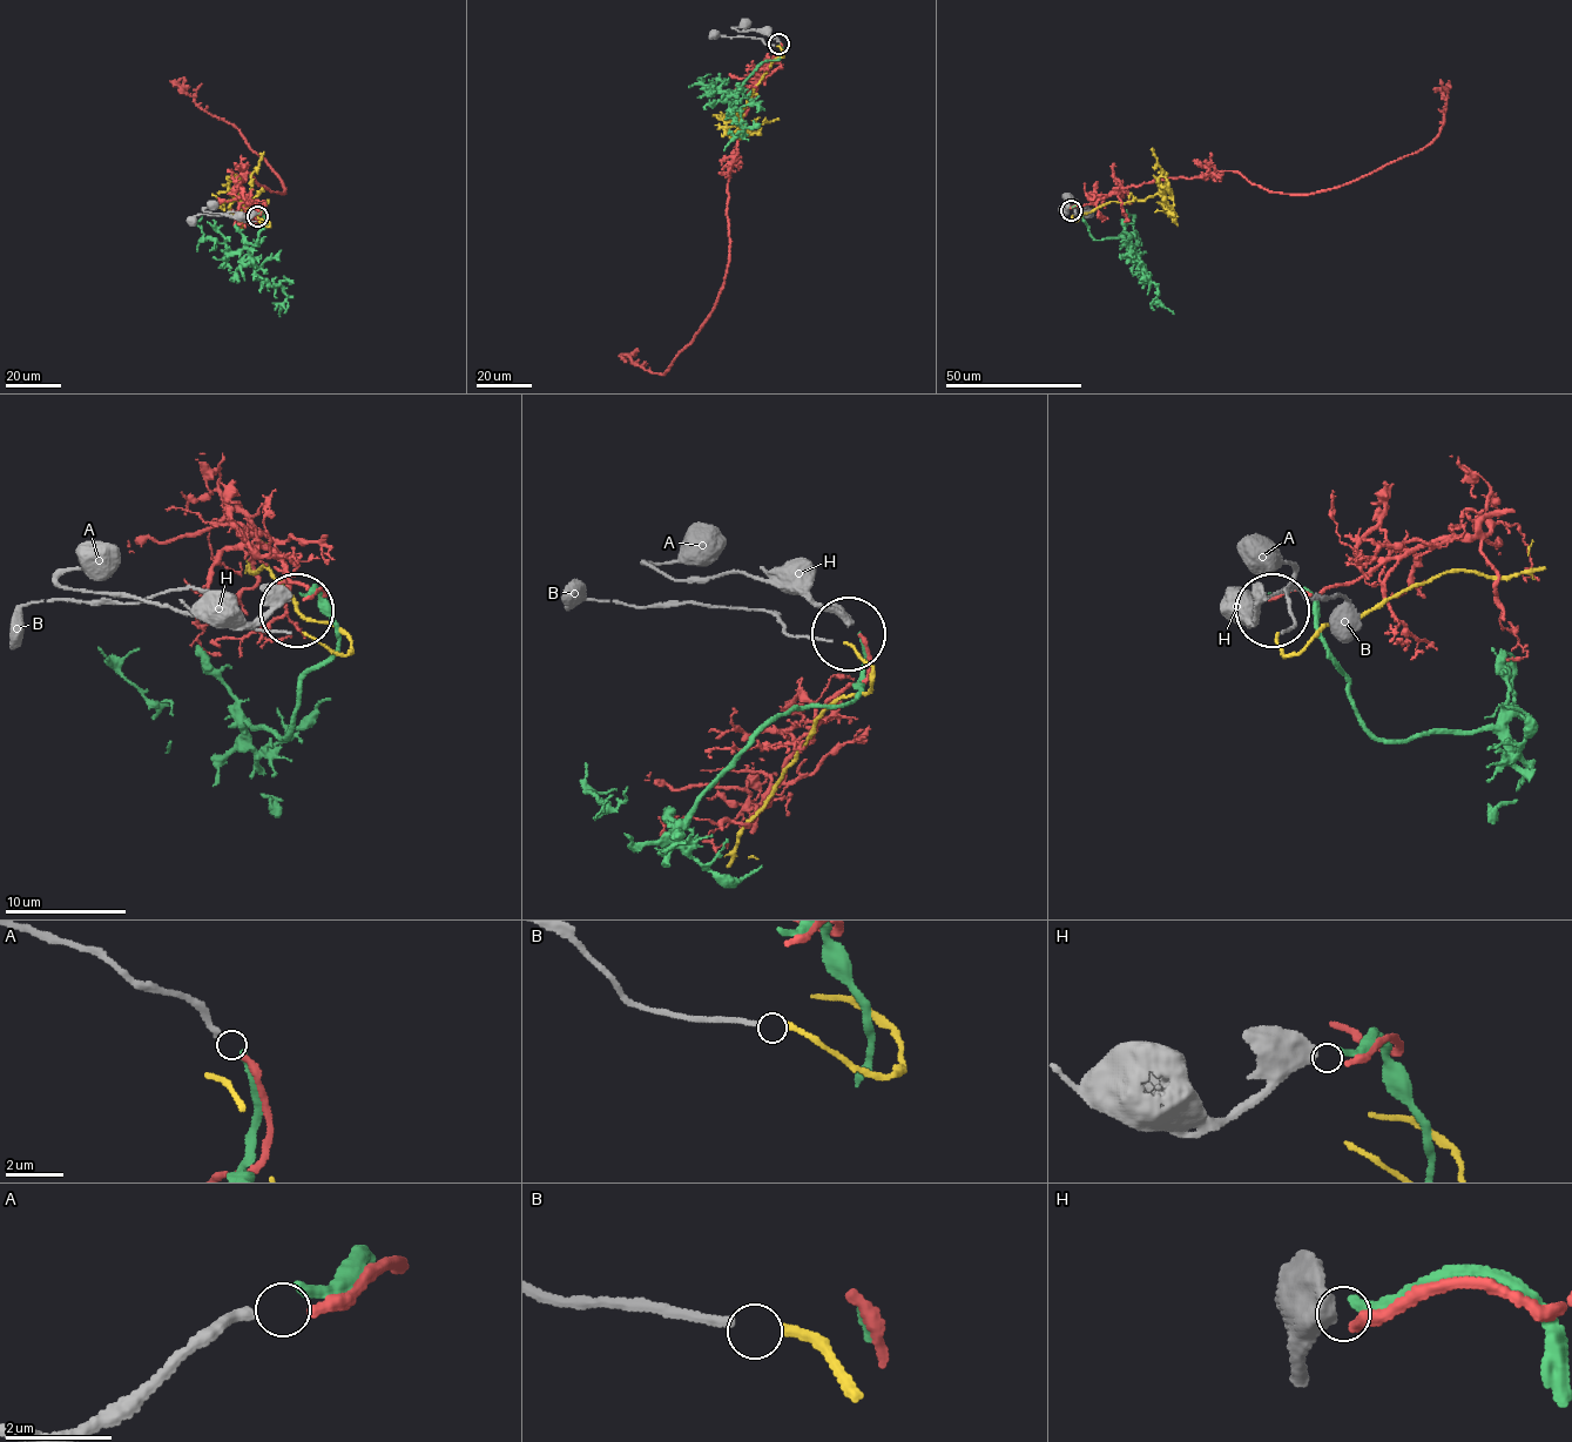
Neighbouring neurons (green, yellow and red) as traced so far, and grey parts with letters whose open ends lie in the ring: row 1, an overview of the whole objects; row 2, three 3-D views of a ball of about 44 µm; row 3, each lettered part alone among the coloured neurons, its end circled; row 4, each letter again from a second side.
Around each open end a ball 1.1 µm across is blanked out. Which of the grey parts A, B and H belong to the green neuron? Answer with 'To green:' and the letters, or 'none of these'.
To green: none of these

